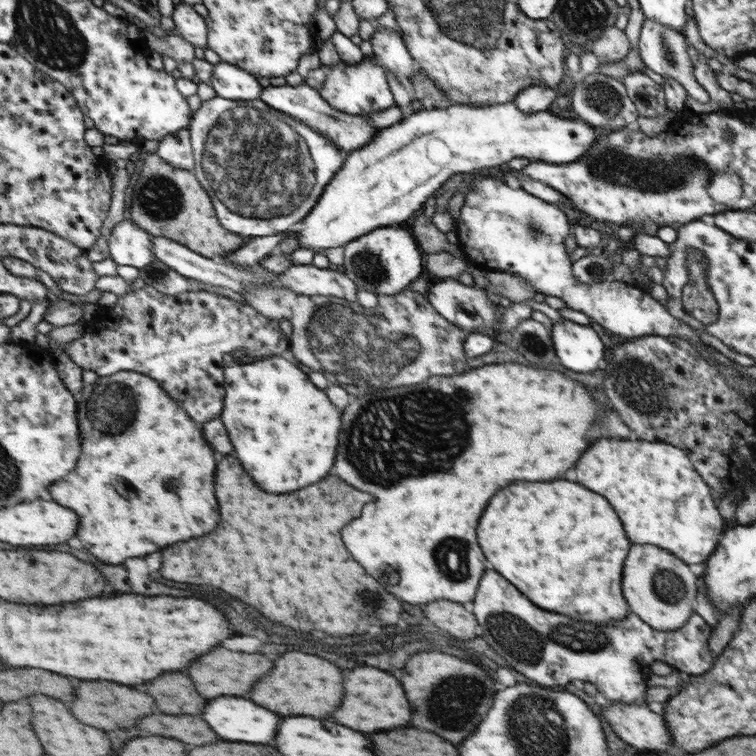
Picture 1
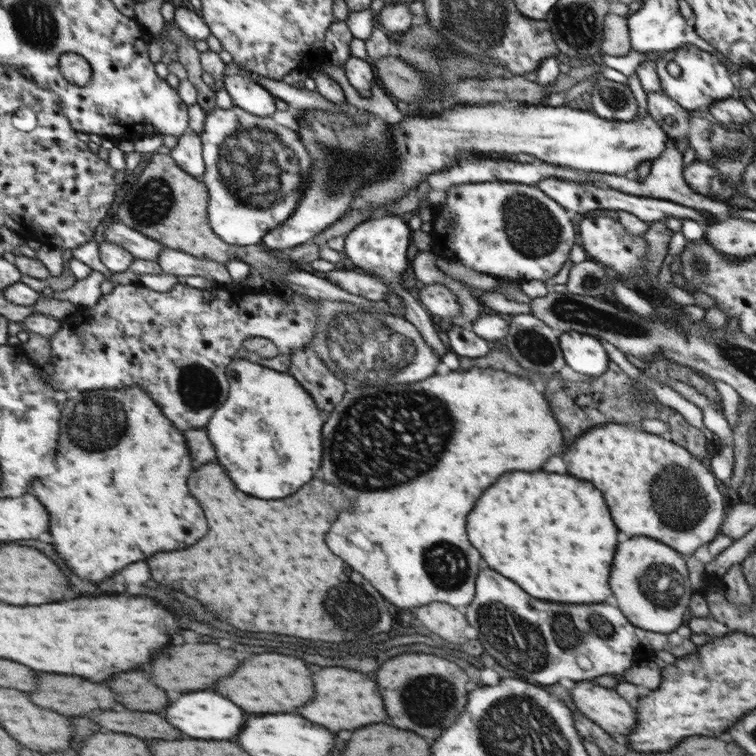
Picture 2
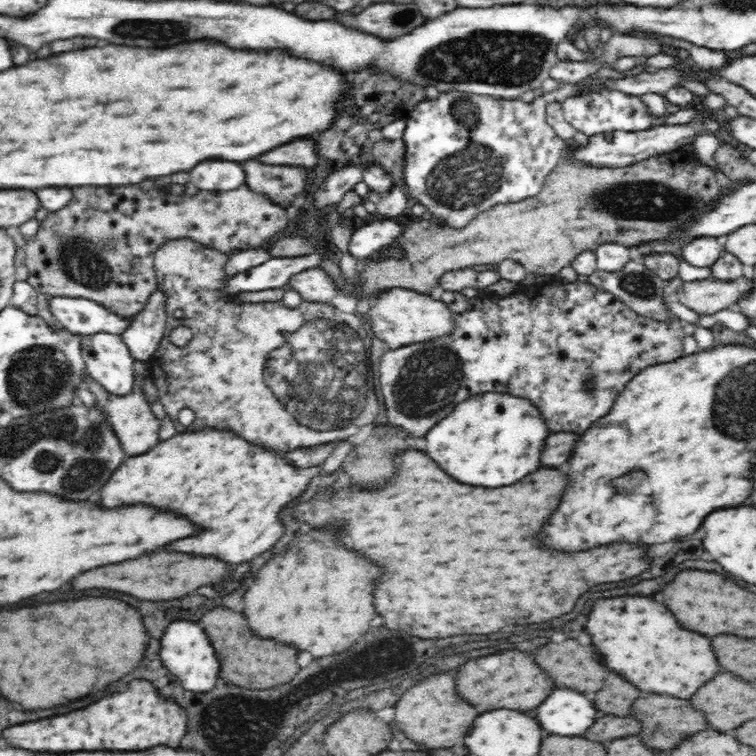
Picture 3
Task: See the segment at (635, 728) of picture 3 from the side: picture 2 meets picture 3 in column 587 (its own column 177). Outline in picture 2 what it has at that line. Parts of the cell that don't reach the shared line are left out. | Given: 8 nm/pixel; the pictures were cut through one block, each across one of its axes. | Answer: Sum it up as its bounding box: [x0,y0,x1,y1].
[91,710,183,740]

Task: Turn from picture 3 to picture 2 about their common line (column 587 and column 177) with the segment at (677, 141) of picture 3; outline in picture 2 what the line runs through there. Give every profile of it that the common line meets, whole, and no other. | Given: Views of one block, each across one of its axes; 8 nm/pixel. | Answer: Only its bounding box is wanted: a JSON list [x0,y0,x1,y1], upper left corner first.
[170,132,206,179]

